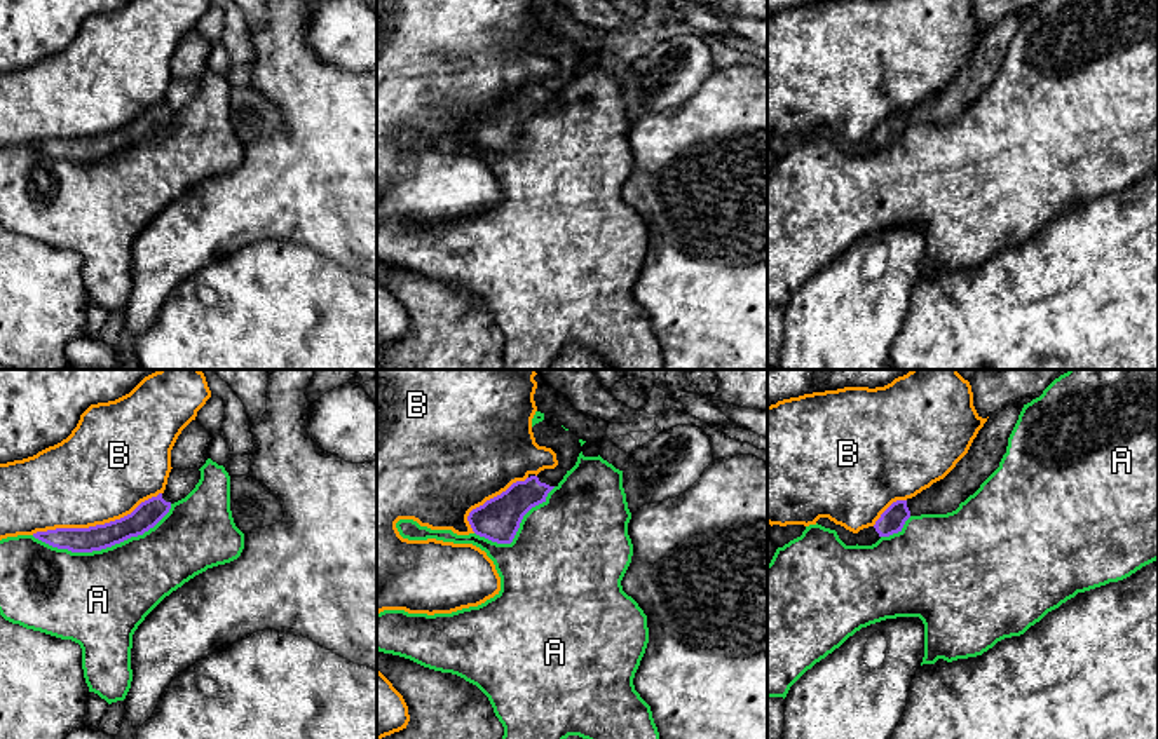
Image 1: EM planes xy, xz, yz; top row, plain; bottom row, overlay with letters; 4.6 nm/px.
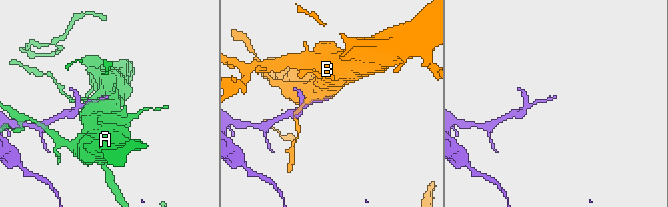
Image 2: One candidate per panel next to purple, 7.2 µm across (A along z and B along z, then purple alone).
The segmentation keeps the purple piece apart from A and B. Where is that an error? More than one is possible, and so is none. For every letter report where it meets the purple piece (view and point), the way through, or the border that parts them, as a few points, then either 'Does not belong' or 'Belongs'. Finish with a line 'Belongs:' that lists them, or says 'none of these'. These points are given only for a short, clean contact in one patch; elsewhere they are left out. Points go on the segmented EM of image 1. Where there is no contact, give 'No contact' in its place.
A: Touches purple at xy (103, 548). Does not belong
B: Touches purple at xy (96, 525). Does not belong
Belongs: none of these

